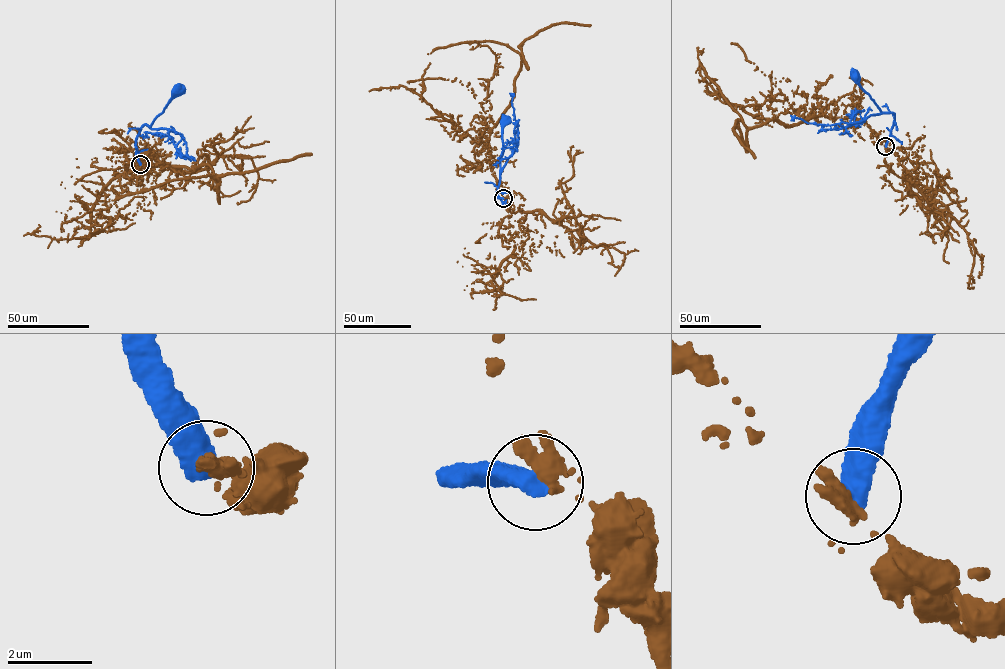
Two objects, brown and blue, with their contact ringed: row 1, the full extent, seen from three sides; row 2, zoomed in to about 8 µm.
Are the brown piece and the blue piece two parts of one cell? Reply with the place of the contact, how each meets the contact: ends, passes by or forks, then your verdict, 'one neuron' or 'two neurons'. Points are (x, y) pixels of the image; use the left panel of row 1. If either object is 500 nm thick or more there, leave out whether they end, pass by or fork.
place (140, 164); two neurons

